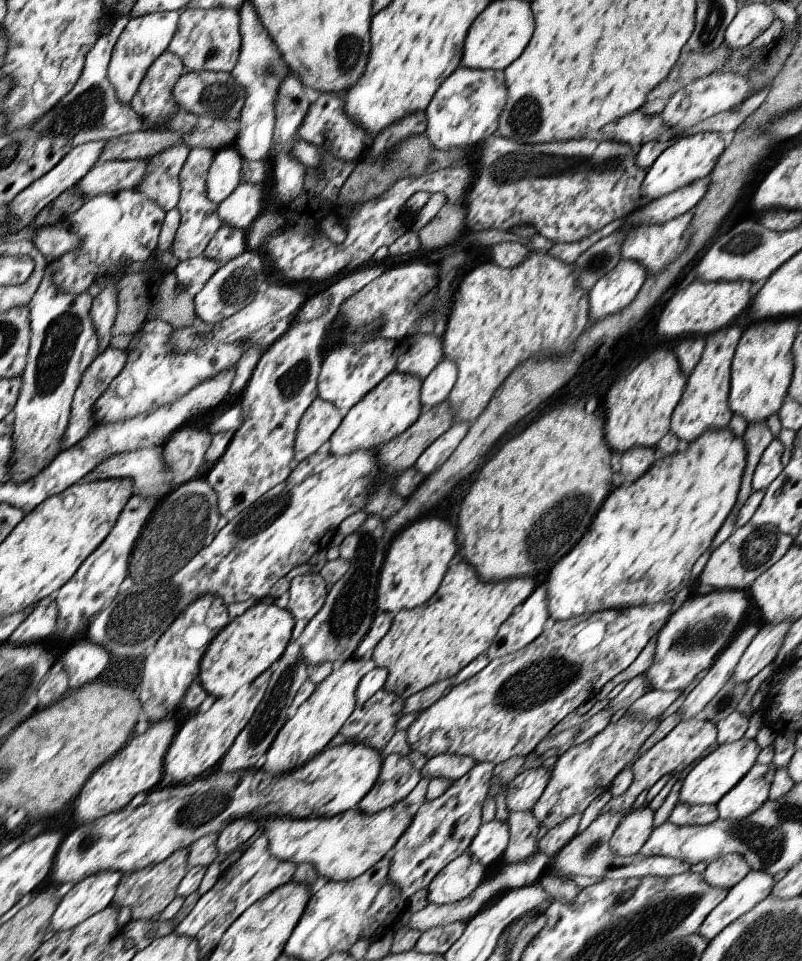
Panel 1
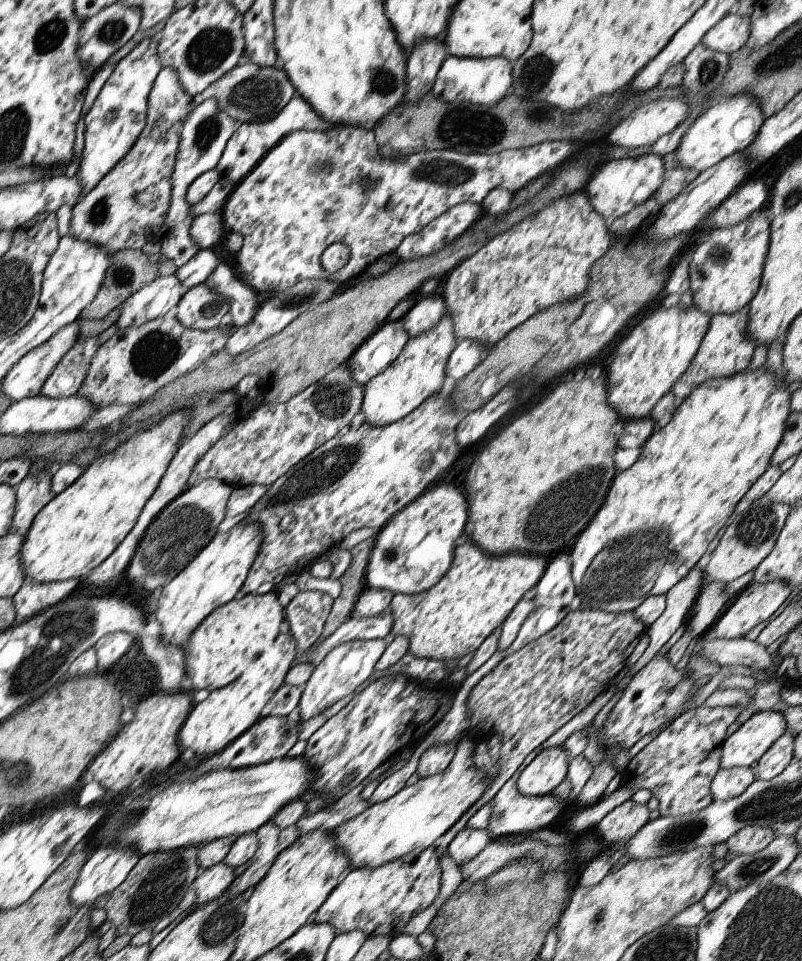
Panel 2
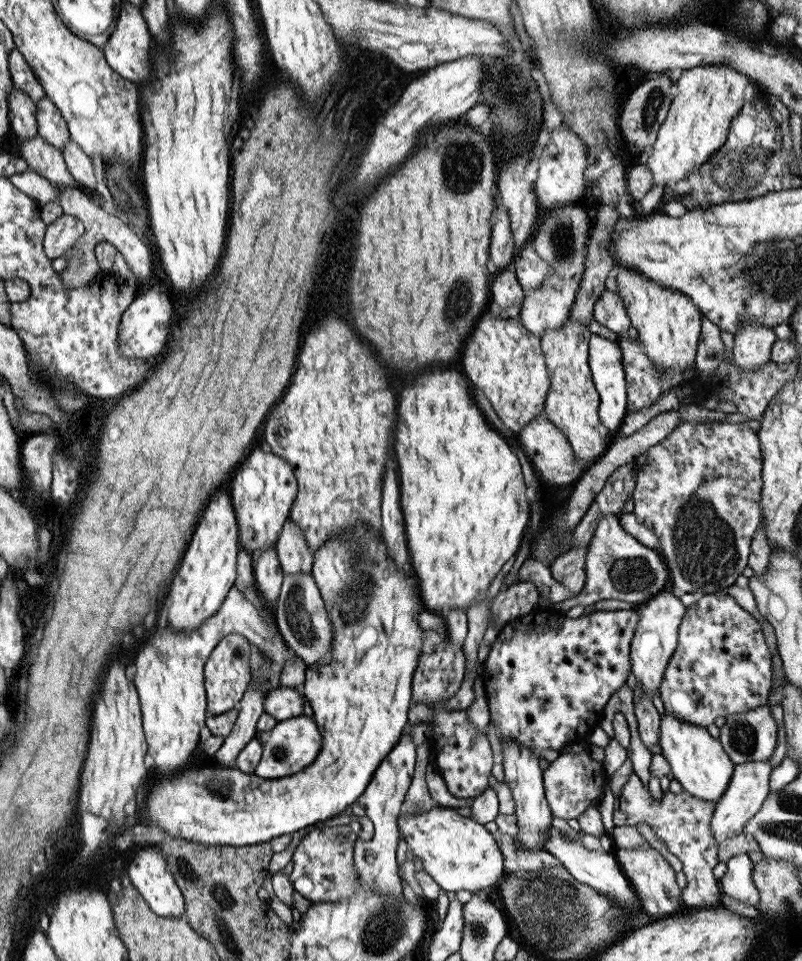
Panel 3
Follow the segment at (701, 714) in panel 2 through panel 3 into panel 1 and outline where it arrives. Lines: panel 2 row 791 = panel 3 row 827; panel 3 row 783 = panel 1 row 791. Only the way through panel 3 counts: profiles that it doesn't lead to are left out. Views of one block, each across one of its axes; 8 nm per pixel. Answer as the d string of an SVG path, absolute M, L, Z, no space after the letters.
M692 718L688 721L680 721L679 724L668 732L660 742L652 746L650 750L644 752L632 765L632 772L634 773L634 781L626 792L613 800L613 803L607 805L602 813L613 811L618 813L623 809L629 809L633 806L638 795L643 790L649 790L662 776L671 773L674 770L684 770L690 766L694 759L700 756L711 744L716 743L717 740L717 726L709 721L697 720Z

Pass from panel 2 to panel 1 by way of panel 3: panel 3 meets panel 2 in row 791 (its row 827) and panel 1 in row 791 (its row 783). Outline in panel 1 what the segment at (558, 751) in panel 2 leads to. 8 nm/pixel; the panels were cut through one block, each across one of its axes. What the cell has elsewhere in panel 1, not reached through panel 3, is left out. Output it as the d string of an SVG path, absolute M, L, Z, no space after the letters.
M540 764L536 769L518 773L505 792L508 811L510 813L530 811L544 793L550 776L549 770Z

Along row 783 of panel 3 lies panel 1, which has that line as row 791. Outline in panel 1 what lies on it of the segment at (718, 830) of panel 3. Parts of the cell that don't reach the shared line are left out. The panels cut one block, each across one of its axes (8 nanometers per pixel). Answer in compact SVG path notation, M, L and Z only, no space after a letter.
M755 763L738 785L718 802L719 817L727 821L740 821L757 812L769 800L775 772L773 763Z

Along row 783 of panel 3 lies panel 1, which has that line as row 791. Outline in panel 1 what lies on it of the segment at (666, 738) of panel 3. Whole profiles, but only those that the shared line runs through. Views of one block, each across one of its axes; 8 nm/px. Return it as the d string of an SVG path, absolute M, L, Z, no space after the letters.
M754 739L741 740L719 745L716 750L700 760L682 782L682 789L677 804L687 806L718 805L718 802L750 771L757 762L761 748Z

